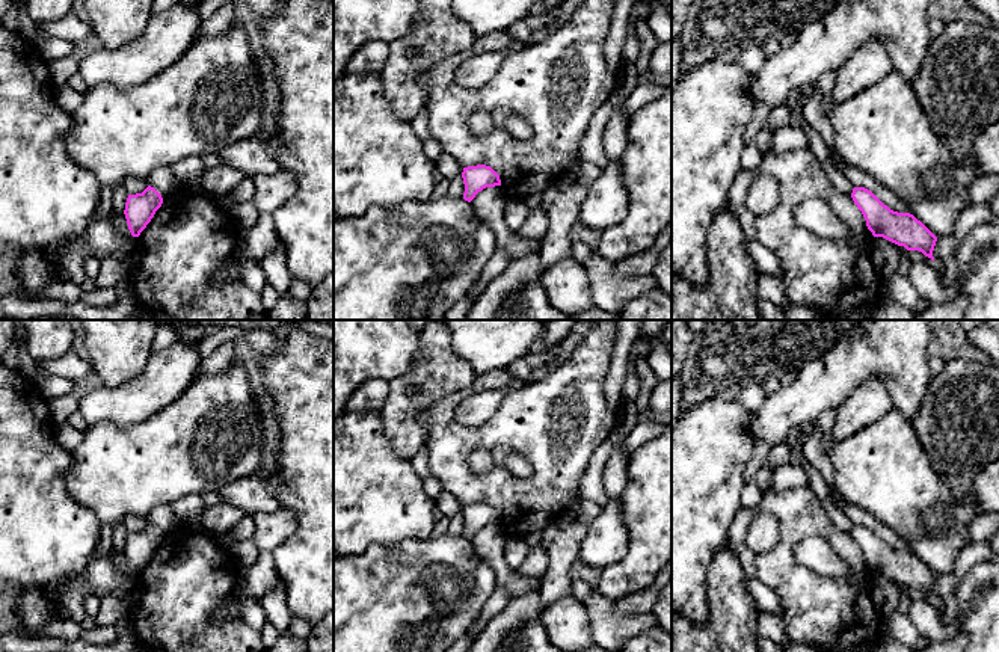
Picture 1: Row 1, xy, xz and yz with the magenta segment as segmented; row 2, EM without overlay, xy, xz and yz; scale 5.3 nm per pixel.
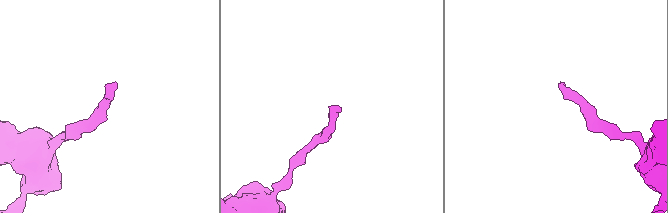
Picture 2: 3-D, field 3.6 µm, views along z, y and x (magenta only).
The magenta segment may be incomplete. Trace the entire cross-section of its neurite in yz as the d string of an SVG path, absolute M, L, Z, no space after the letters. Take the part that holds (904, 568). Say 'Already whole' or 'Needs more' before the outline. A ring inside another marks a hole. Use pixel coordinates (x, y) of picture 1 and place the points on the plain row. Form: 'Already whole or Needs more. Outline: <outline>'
Already whole. Outline: M854 525L851 536L874 575L883 575L907 589L919 589L934 599L937 575L913 552L890 548L865 525Z

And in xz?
Already whole. Outline: M486 503L463 506L462 516L465 522L463 537L468 540L483 527L501 524L500 513Z

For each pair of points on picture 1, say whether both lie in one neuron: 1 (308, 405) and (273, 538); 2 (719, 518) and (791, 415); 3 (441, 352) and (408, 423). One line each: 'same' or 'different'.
1: different
2: different
3: same

